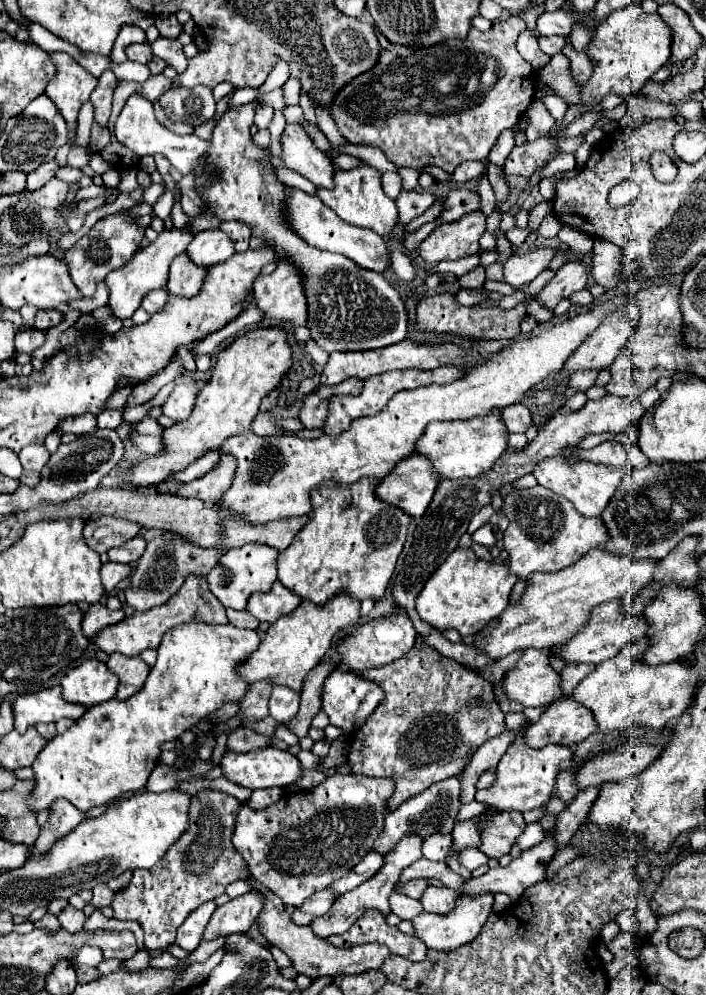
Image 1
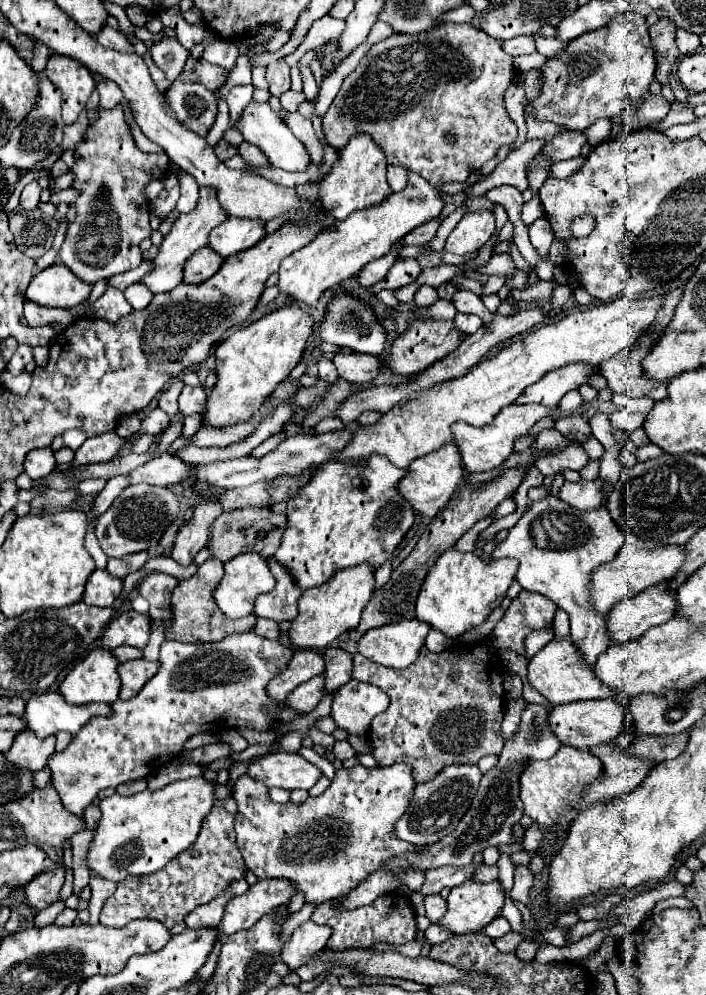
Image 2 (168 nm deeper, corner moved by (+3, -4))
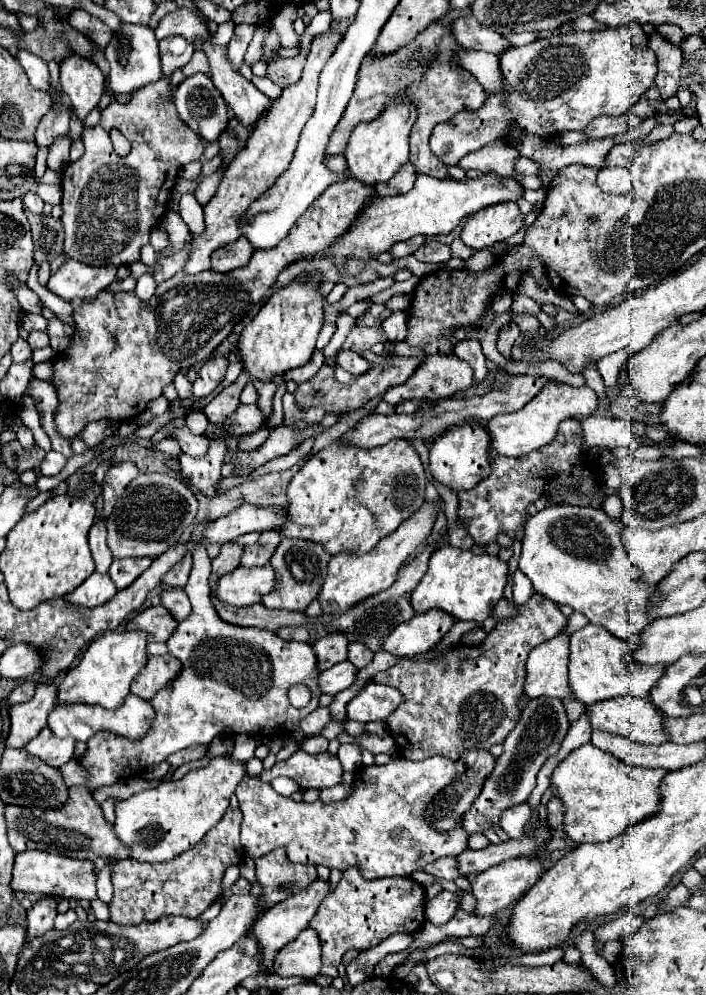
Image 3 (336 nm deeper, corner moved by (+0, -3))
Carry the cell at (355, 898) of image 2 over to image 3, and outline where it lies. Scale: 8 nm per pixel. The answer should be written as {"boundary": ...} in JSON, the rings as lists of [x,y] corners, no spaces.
{"boundary":[[[445,856],[433,864],[429,864],[425,868],[425,872],[437,876],[437,878],[445,878],[445,880],[455,880],[459,876],[463,876],[459,870],[457,870],[457,856]]]}

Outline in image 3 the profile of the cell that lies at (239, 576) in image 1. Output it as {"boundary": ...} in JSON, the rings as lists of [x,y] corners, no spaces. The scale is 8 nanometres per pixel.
{"boundary":[[[271,564],[245,568],[221,576],[213,588],[215,598],[231,606],[251,606],[261,602],[265,594],[269,594],[275,586],[275,572]]]}

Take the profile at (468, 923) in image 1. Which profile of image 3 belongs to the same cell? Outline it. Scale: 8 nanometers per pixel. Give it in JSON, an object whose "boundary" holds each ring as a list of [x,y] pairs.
{"boundary":[[[519,856],[519,858],[511,858],[507,862],[501,862],[489,870],[483,870],[481,874],[475,874],[475,876],[469,876],[473,888],[473,896],[477,900],[475,904],[475,914],[477,916],[487,916],[487,914],[495,914],[497,910],[503,910],[507,906],[511,906],[513,902],[517,902],[531,886],[535,886],[541,876],[545,872],[545,866],[543,866],[543,860],[539,856]]]}

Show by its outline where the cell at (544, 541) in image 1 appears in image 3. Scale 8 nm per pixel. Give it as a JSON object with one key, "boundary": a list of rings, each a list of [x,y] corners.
{"boundary":[[[547,506],[525,524],[525,538],[519,558],[519,570],[533,582],[535,592],[547,596],[555,604],[569,604],[573,610],[583,612],[589,622],[605,626],[613,636],[637,644],[641,630],[651,622],[647,604],[659,592],[659,586],[649,586],[641,578],[641,570],[629,562],[629,552],[623,544],[623,522],[609,520],[603,510],[581,506]]]}

